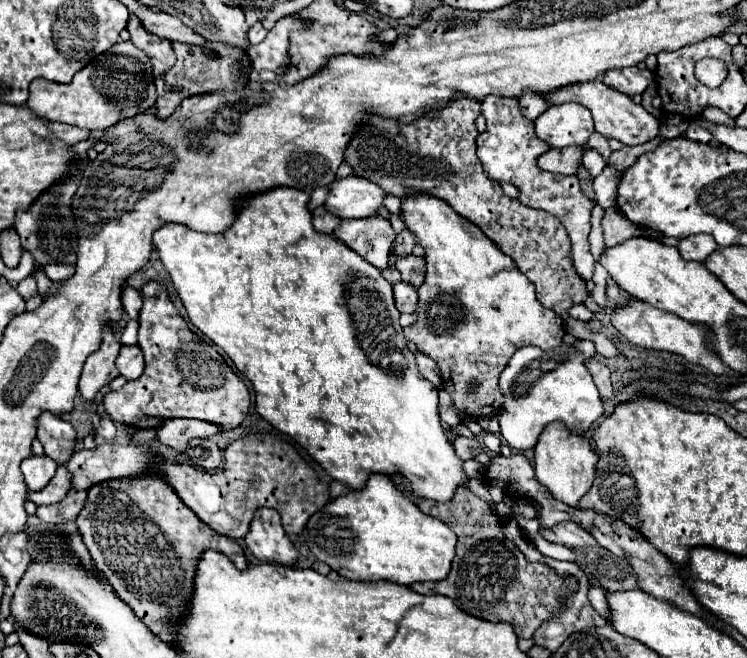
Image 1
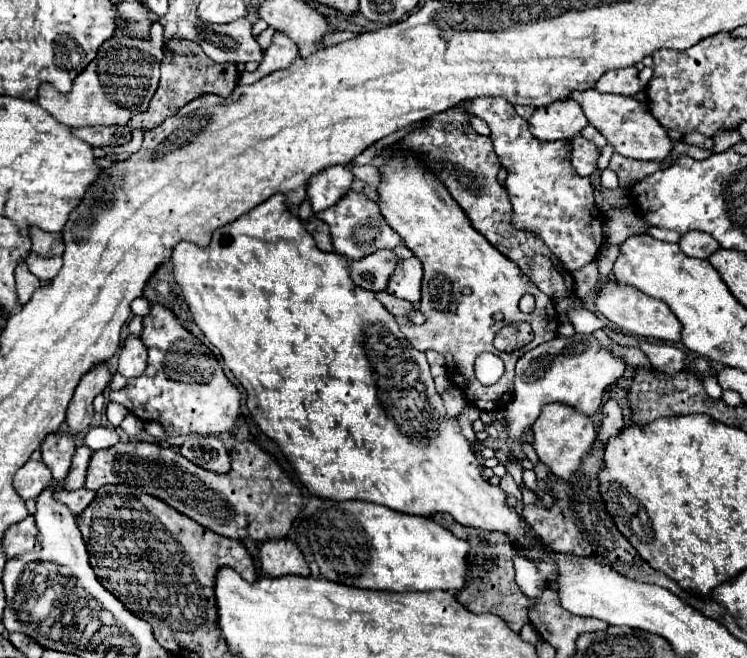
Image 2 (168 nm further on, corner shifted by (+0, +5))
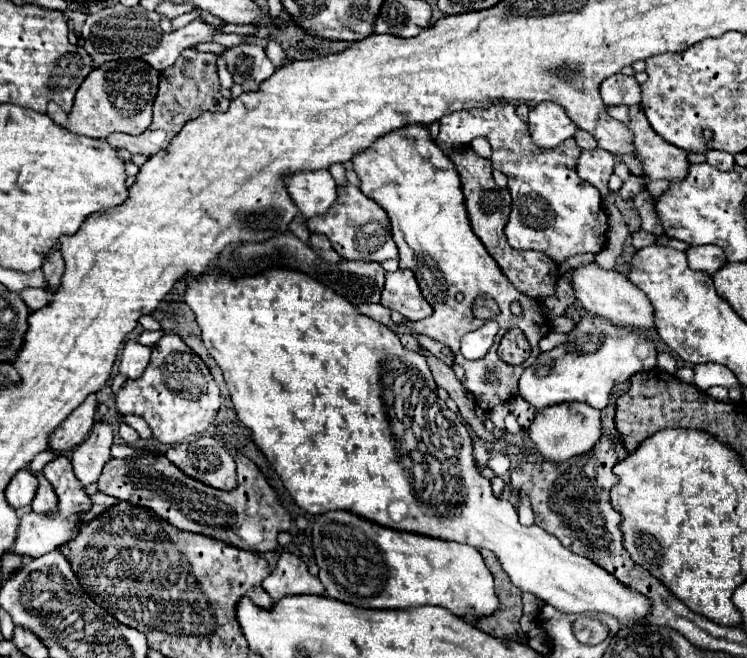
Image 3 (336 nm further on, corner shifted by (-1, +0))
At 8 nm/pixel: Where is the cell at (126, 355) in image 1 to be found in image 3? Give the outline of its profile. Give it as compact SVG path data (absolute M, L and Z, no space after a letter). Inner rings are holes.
M128 340L120 358L120 372L124 372L128 378L138 378L150 362L150 354L152 348L142 346L136 340Z

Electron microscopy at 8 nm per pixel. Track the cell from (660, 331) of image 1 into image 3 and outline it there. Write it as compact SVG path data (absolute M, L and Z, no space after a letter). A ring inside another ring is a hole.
M590 262L590 264L578 266L572 272L570 284L574 288L574 296L590 314L610 320L612 324L618 324L618 326L628 326L632 330L636 330L636 328L638 330L654 330L650 300L644 296L644 292L640 292L640 288L636 288L626 278L626 274L620 274L616 270L604 270L596 262Z

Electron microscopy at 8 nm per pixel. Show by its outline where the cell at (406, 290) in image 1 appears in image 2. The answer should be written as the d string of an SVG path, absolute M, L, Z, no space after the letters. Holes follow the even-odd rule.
M379 291L377 297L381 299L381 303L385 303L385 307L395 315L395 317L401 317L401 315L409 315L413 311L417 311L415 305L411 305L411 301L403 301L403 299L397 299L397 297L391 297L387 295L387 291Z

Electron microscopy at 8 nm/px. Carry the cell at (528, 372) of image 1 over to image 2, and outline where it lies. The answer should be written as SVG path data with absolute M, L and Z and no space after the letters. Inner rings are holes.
M593 335L555 337L553 341L541 343L539 347L523 353L515 365L513 397L499 409L503 415L503 429L513 441L521 441L523 435L533 427L541 409L549 403L565 403L579 413L593 417L601 407L601 397L607 385L615 383L625 371L625 361L613 357L599 345Z

